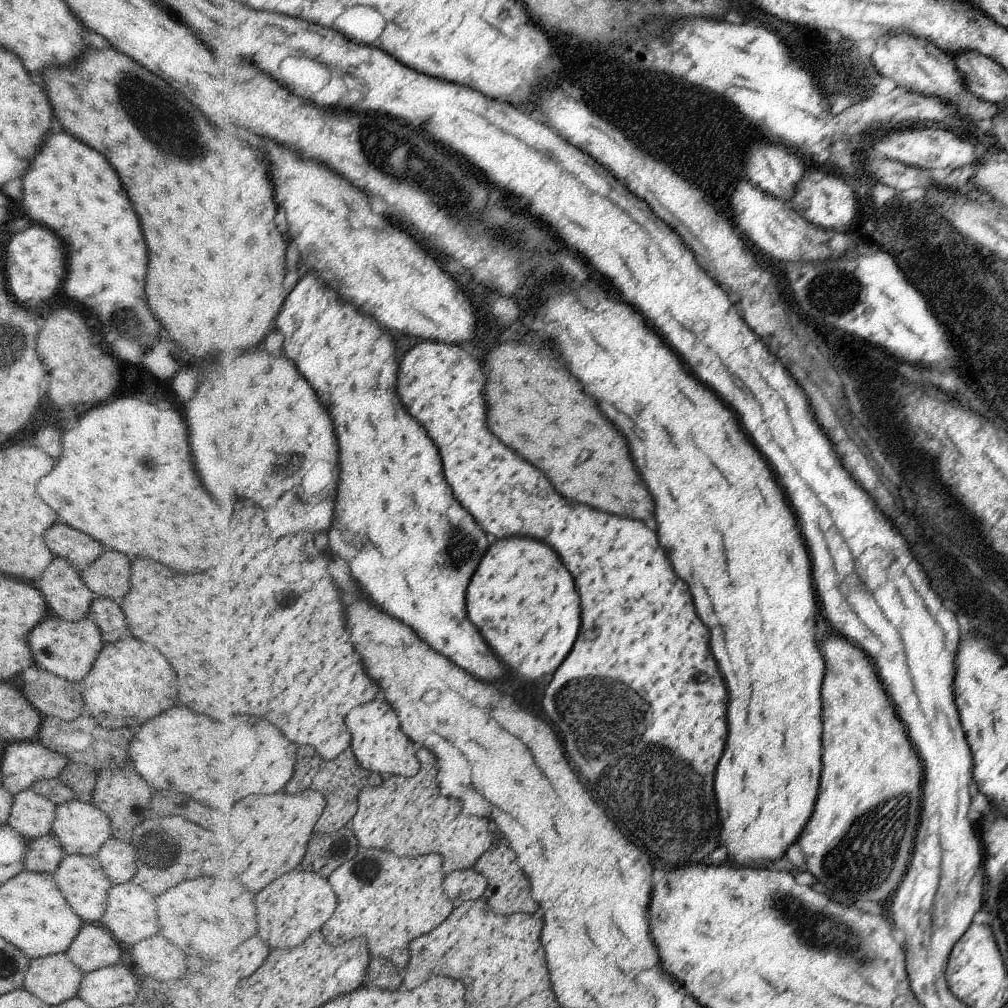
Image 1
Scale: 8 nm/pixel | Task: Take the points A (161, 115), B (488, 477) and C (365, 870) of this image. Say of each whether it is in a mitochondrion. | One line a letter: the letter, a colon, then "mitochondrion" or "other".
A: mitochondrion
B: other
C: mitochondrion

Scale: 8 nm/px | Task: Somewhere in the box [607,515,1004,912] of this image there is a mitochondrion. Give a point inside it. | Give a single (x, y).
(863, 859)

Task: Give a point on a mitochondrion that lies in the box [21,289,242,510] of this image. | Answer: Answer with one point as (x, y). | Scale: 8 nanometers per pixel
(127, 324)

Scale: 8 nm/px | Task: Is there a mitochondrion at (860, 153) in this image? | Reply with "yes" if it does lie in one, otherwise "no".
no

